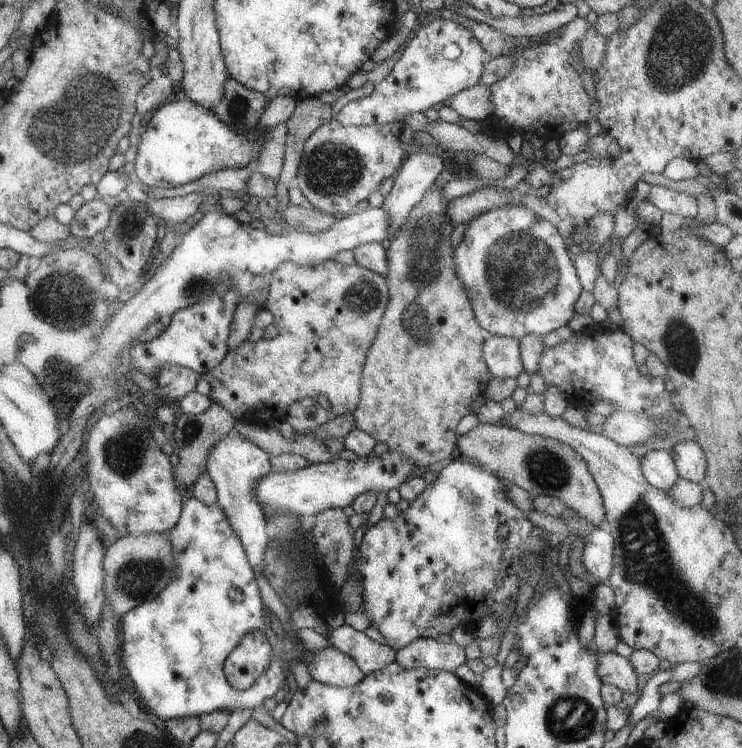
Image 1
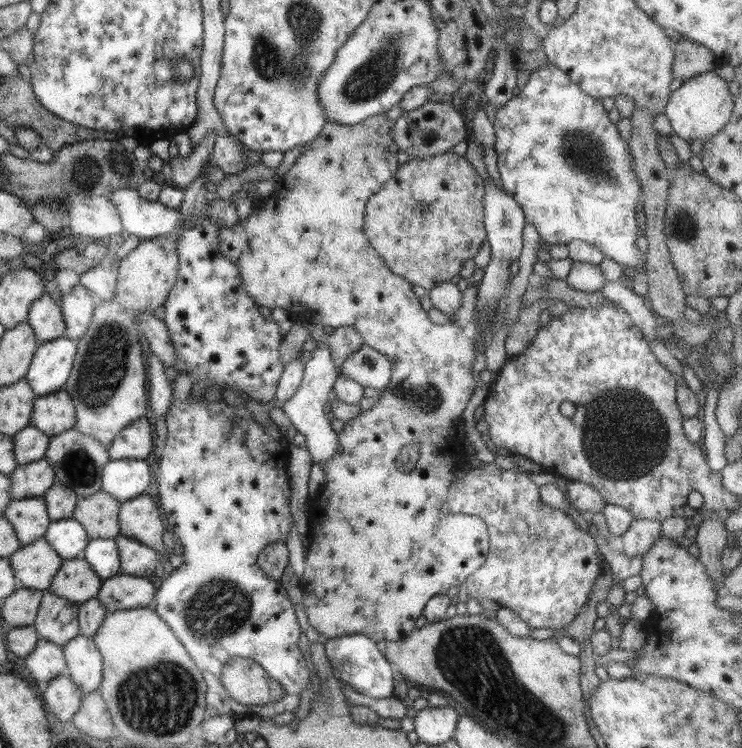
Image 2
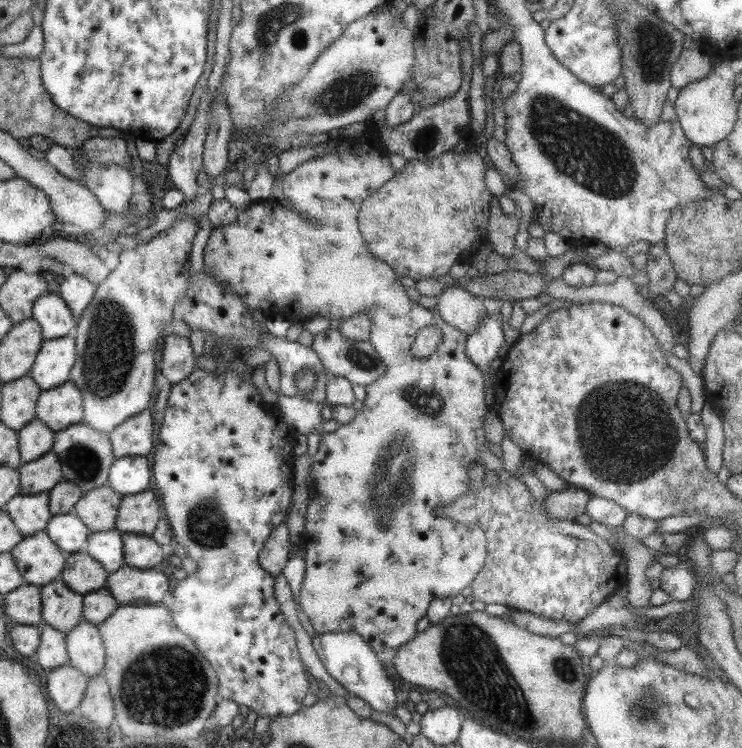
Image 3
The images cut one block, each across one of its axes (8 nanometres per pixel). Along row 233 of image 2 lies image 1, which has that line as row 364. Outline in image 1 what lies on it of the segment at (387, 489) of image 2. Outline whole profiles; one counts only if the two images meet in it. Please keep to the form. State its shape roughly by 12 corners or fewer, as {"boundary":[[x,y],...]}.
{"boundary":[[281,262],[279,334],[203,374],[235,421],[303,397],[352,414],[386,279]]}

